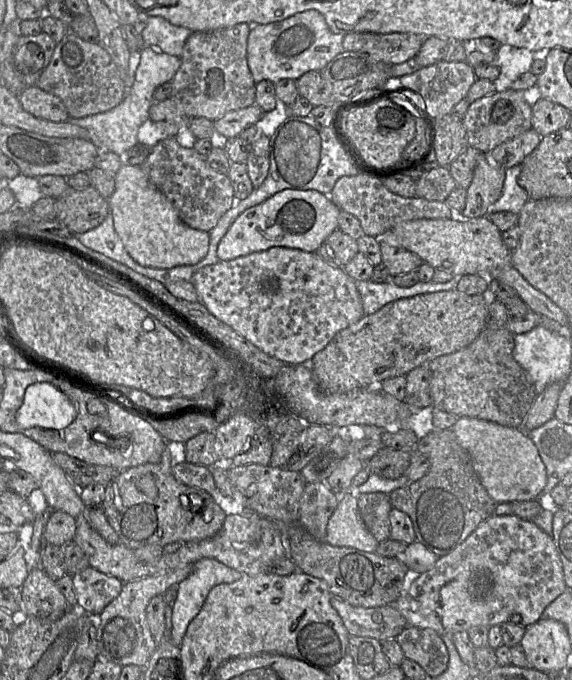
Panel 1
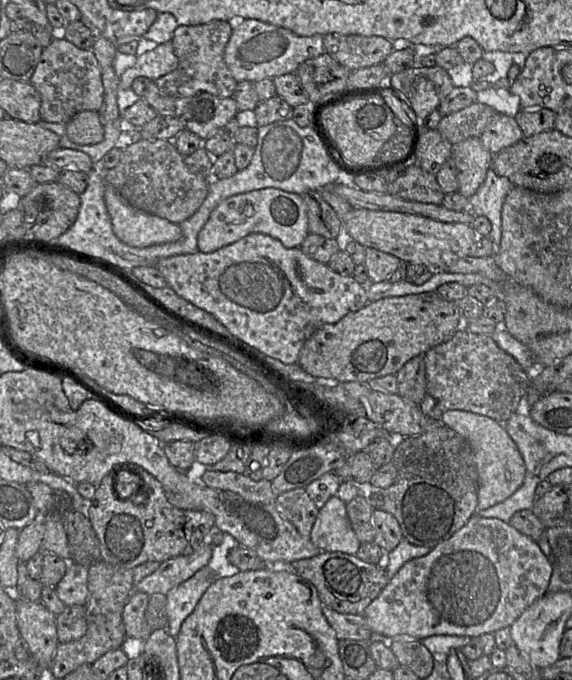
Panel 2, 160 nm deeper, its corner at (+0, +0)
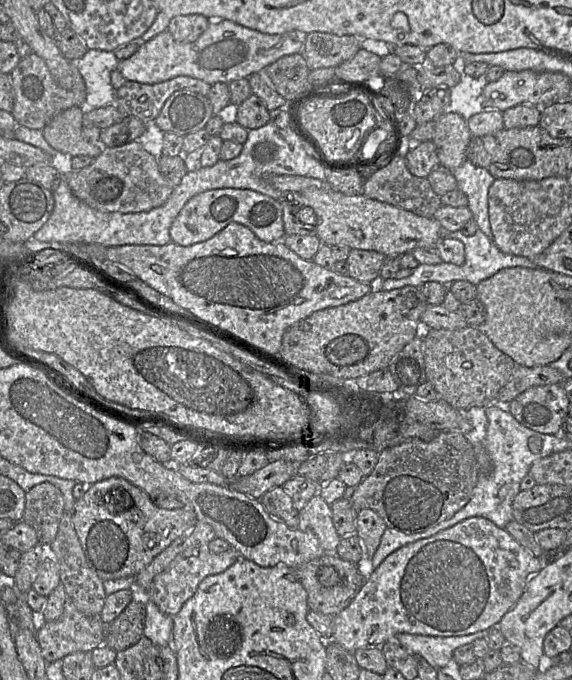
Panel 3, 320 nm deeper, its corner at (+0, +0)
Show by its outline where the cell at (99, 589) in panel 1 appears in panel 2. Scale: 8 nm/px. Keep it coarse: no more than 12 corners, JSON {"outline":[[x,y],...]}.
{"outline":[[68,562],[55,589],[66,606],[84,606],[88,569]]}

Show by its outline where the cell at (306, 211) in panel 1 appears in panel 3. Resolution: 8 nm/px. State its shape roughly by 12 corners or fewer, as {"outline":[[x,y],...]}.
{"outline":[[250,189],[189,199],[169,233],[190,246],[232,222],[265,242],[285,237],[277,199]]}

